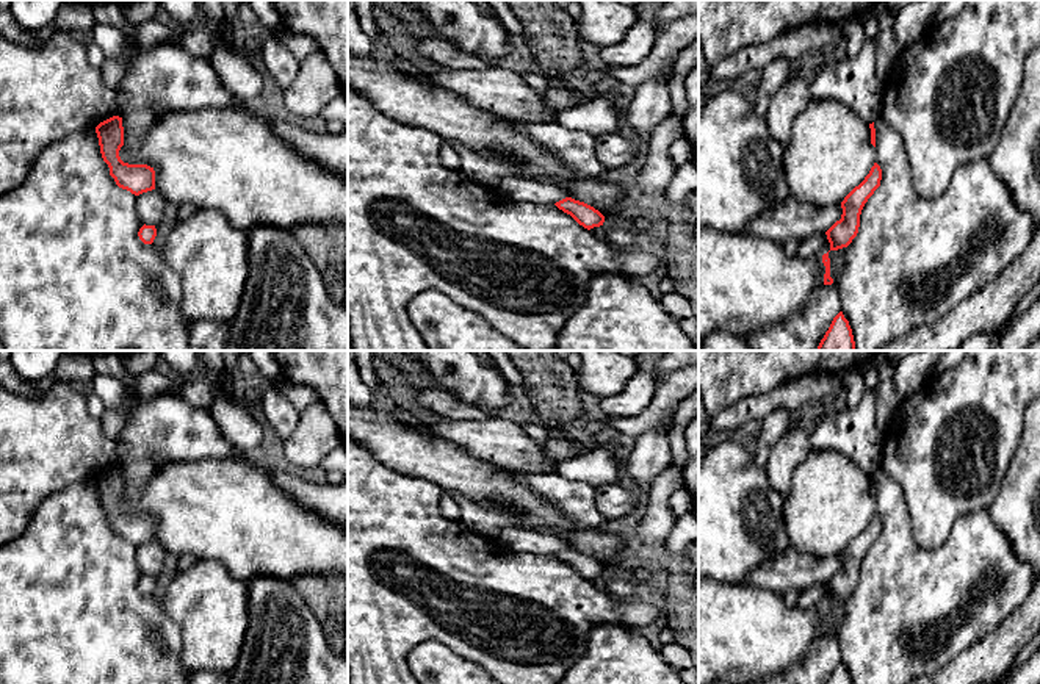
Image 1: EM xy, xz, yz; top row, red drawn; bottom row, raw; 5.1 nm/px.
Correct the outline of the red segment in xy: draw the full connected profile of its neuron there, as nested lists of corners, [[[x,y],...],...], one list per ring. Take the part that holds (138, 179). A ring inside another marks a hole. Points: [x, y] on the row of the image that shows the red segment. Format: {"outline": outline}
{"outline": [[[113,116],[96,127],[100,153],[116,185],[135,196],[155,189],[155,171],[147,164],[128,164],[119,157],[124,146],[122,117]]]}

